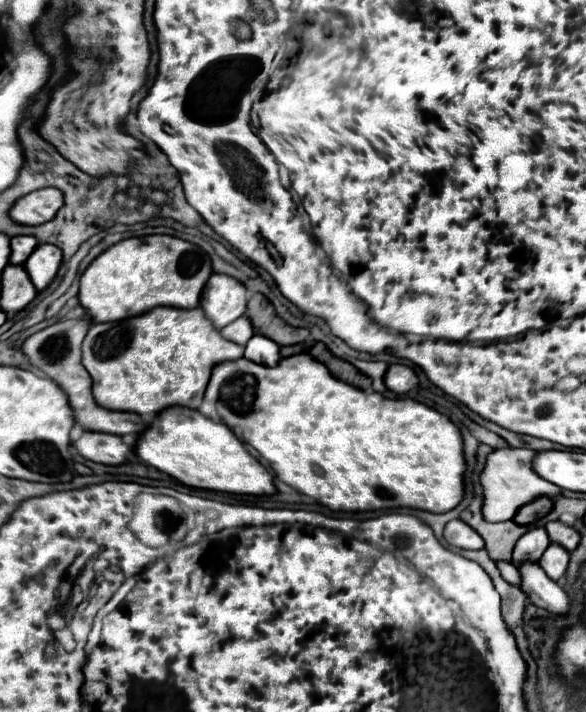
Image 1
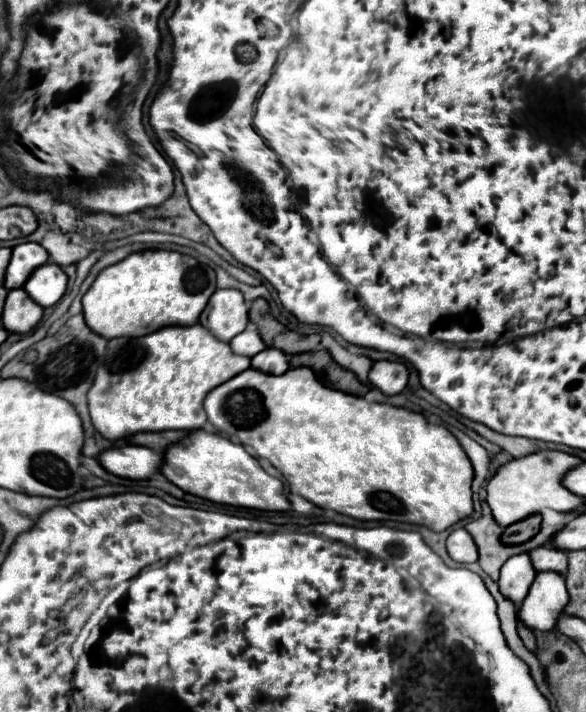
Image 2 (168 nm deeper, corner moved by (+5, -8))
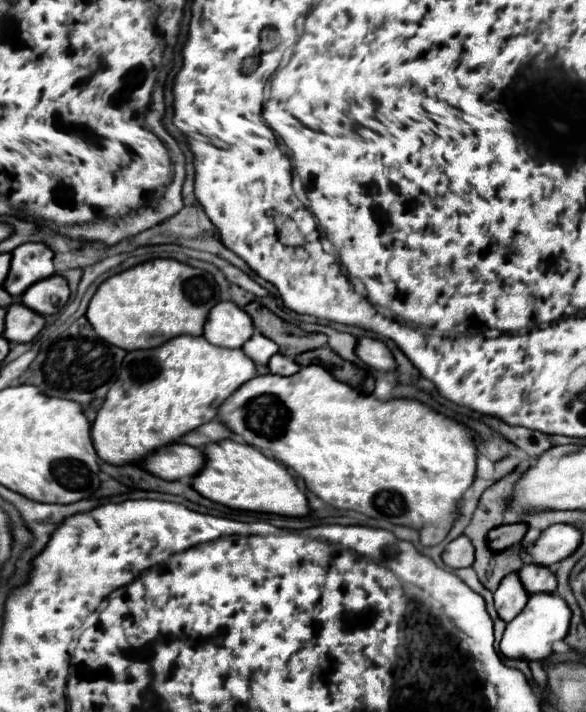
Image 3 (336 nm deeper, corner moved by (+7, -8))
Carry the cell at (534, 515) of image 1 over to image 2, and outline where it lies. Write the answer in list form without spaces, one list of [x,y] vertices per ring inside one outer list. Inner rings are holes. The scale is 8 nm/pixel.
[[[533,514],[517,524],[511,524],[503,530],[501,534],[501,542],[503,544],[523,544],[527,540],[531,540],[537,532],[539,532],[539,526],[541,526],[541,516],[539,514]]]

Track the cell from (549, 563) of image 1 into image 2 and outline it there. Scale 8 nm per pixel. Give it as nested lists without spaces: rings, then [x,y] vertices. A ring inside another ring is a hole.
[[[539,572],[517,612],[517,618],[533,632],[553,632],[567,604],[569,594],[565,578],[555,572]]]

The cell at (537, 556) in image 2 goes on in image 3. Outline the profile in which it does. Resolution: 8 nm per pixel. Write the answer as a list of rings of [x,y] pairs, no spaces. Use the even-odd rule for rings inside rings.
[[[529,562],[519,570],[519,576],[521,576],[521,582],[529,594],[555,592],[555,588],[557,588],[555,572],[549,570],[547,566],[537,566],[537,564]]]

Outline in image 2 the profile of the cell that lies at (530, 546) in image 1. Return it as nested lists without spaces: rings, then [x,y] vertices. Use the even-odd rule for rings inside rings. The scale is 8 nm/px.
[[[519,554],[509,558],[503,568],[501,568],[501,578],[499,578],[499,590],[501,594],[511,600],[515,606],[519,606],[527,592],[531,582],[535,580],[535,572],[533,566],[529,564],[529,556],[527,554]]]

